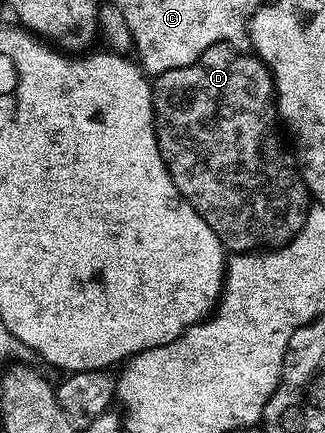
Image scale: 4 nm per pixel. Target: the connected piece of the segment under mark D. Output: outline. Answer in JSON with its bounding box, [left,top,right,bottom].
[152,46,302,252]

